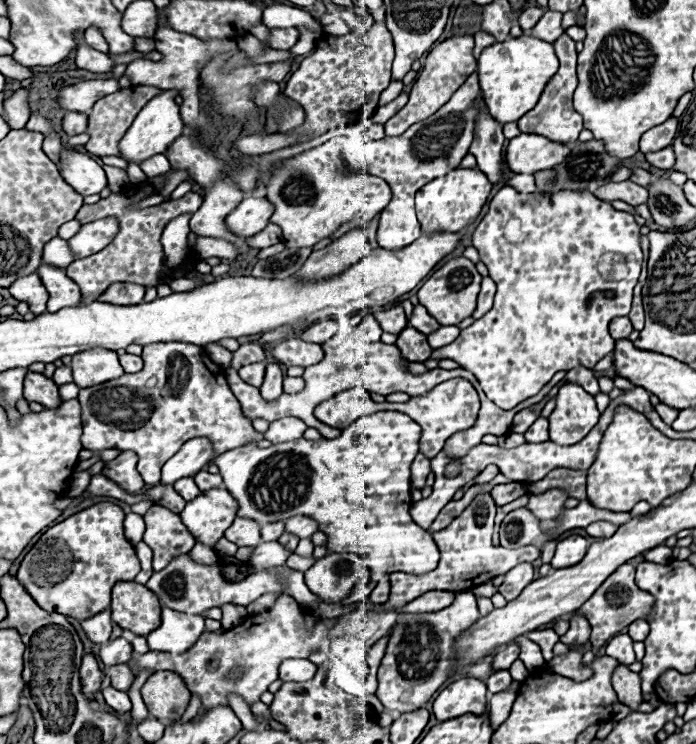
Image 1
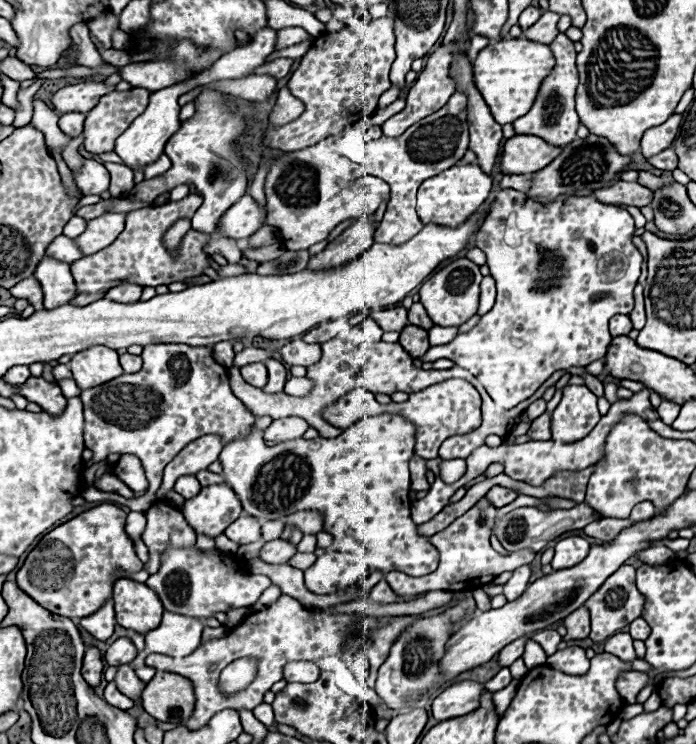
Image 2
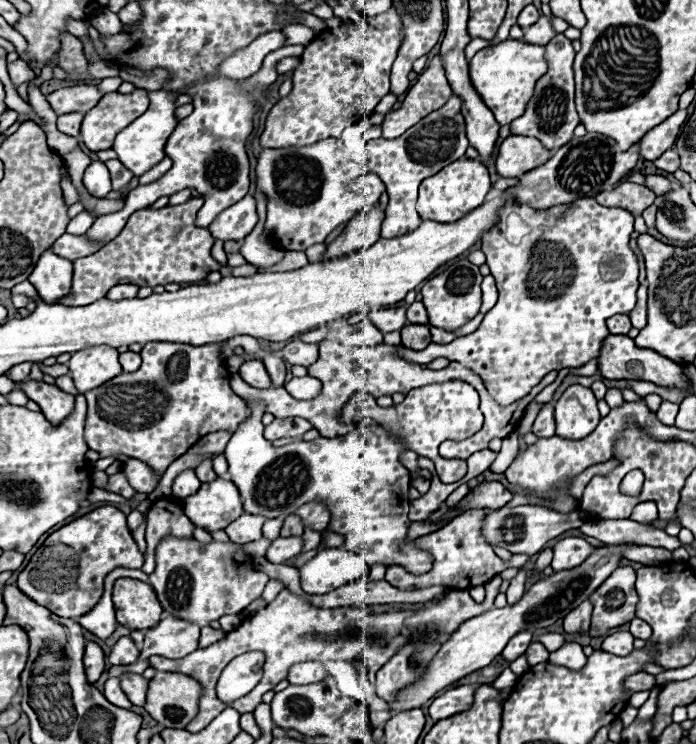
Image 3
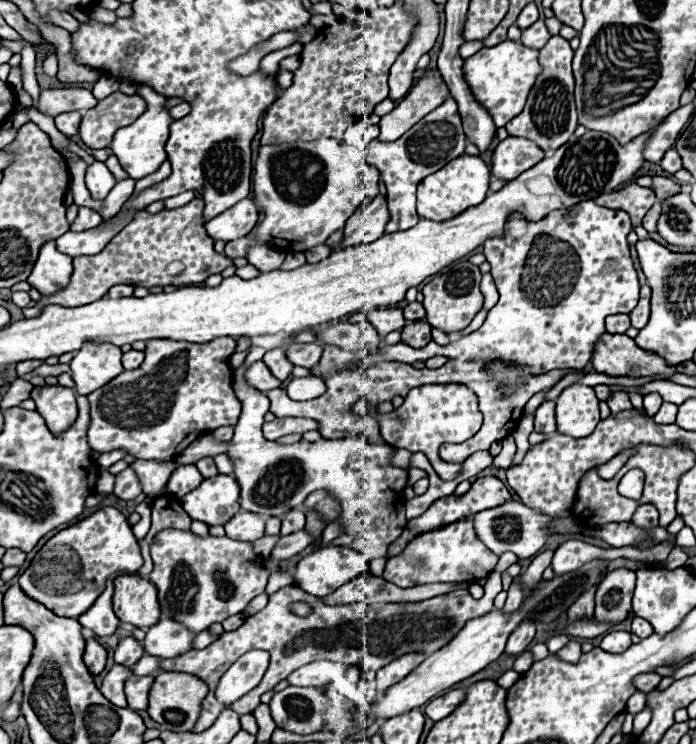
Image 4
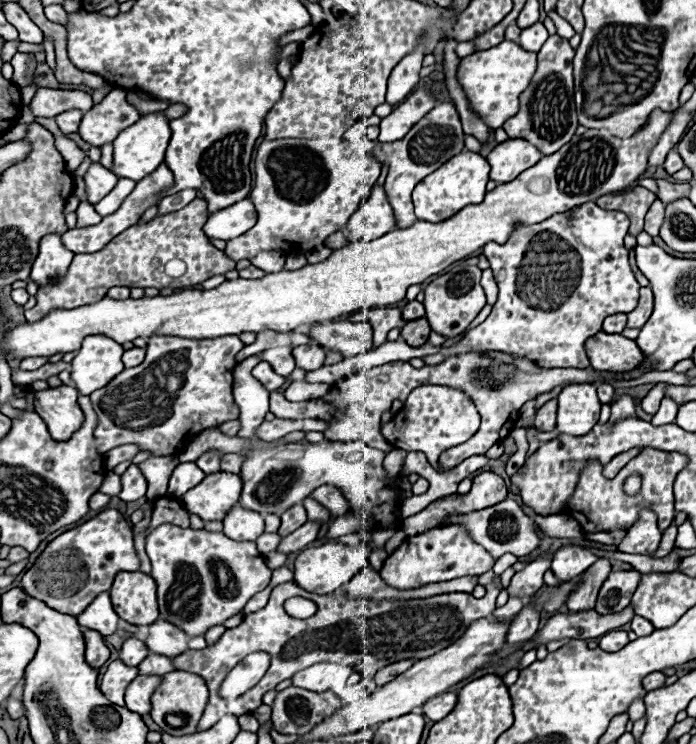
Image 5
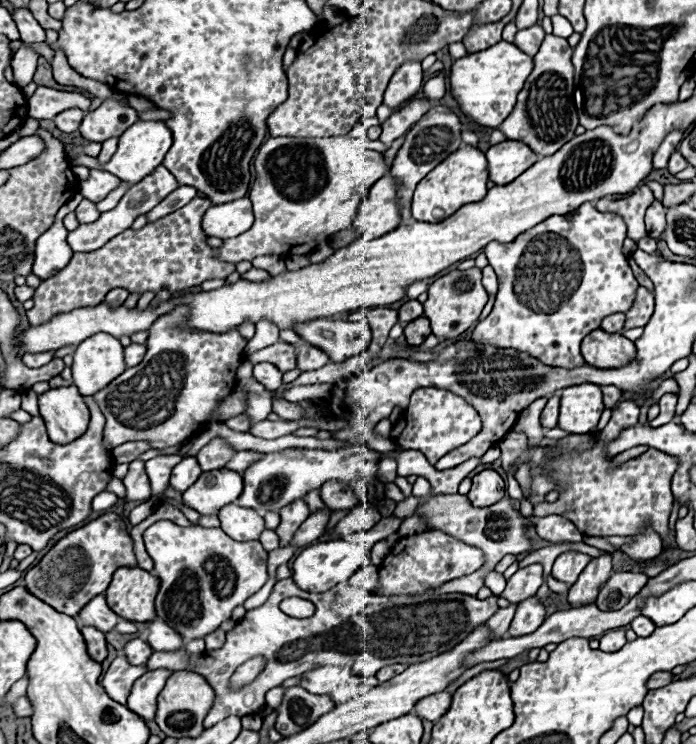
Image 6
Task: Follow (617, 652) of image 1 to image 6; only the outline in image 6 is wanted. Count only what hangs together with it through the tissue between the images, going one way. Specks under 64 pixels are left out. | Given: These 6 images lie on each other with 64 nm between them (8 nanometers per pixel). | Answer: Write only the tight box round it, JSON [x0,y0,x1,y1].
[600,630,626,652]

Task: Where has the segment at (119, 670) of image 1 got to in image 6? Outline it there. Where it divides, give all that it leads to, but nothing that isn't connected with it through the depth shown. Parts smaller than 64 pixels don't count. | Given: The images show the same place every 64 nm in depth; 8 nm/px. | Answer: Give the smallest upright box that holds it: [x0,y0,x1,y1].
[128,670,168,720]

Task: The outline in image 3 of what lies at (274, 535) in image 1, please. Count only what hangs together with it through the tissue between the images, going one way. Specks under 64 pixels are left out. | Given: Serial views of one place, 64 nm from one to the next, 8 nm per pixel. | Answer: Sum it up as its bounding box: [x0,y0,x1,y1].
[262,520,282,540]

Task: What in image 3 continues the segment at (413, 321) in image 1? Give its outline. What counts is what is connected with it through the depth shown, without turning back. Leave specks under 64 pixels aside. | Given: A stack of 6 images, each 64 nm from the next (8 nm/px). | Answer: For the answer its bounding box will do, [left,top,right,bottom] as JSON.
[406,302,428,324]

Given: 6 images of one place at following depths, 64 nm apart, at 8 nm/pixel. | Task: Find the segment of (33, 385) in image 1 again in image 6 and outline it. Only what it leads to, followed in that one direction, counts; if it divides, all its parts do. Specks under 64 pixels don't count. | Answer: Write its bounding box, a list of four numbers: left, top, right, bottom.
[38,386,90,444]

